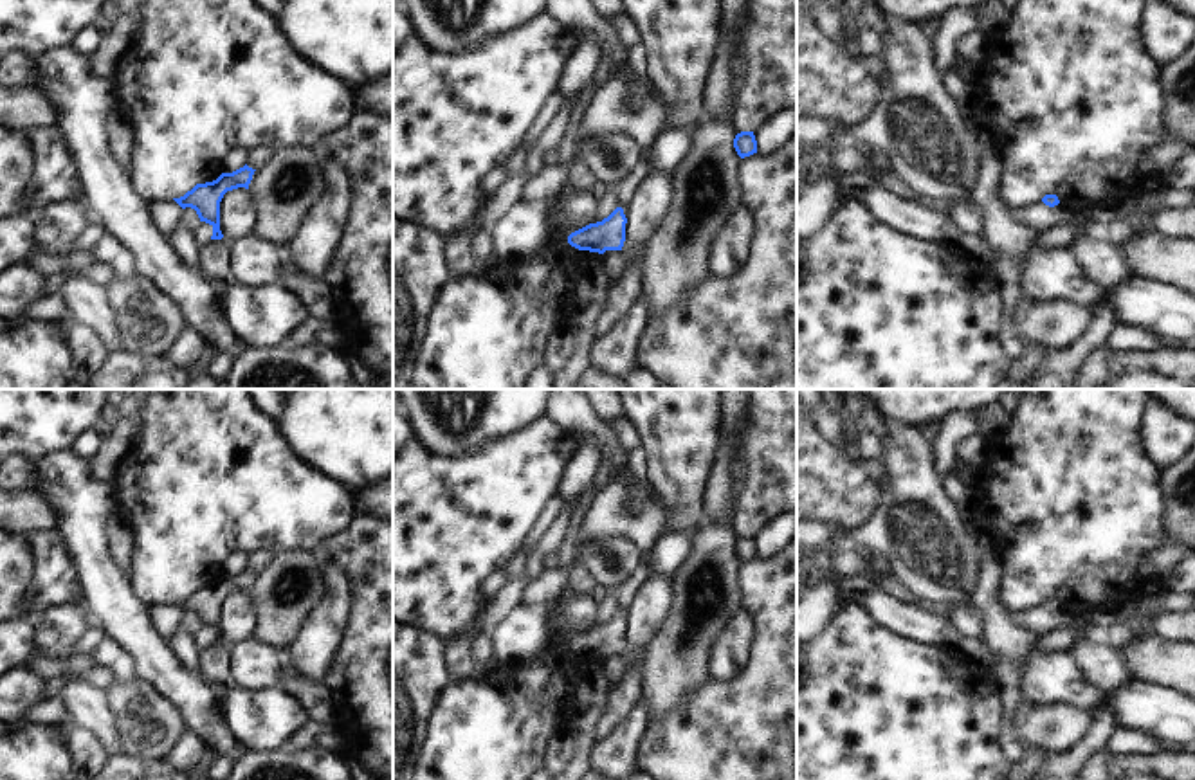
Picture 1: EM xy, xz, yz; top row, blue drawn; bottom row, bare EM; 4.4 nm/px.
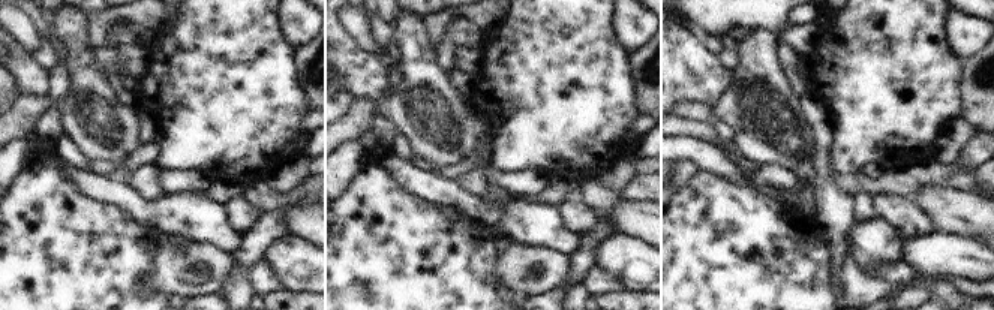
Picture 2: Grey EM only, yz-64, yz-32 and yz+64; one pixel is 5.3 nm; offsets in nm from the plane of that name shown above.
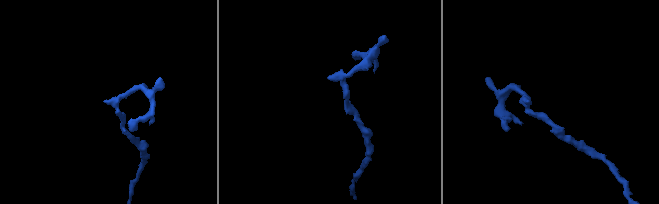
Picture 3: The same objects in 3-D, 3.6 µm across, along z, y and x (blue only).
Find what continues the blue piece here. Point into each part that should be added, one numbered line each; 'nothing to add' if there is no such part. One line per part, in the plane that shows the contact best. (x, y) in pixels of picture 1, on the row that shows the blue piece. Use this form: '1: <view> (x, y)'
1: yz (1035, 215)

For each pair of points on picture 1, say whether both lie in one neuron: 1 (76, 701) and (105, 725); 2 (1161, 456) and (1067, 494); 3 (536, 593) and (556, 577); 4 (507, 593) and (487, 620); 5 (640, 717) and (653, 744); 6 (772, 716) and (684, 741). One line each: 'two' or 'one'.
1: one
2: two
3: one
4: one
5: two
6: one

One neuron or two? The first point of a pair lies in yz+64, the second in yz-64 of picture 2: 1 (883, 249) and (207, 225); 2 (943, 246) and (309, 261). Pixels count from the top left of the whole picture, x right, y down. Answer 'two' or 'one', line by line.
1: one
2: one

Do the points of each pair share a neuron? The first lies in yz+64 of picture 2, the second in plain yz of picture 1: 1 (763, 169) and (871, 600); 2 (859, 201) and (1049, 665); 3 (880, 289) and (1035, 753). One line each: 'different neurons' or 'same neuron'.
1: different neurons
2: different neurons
3: same neuron

